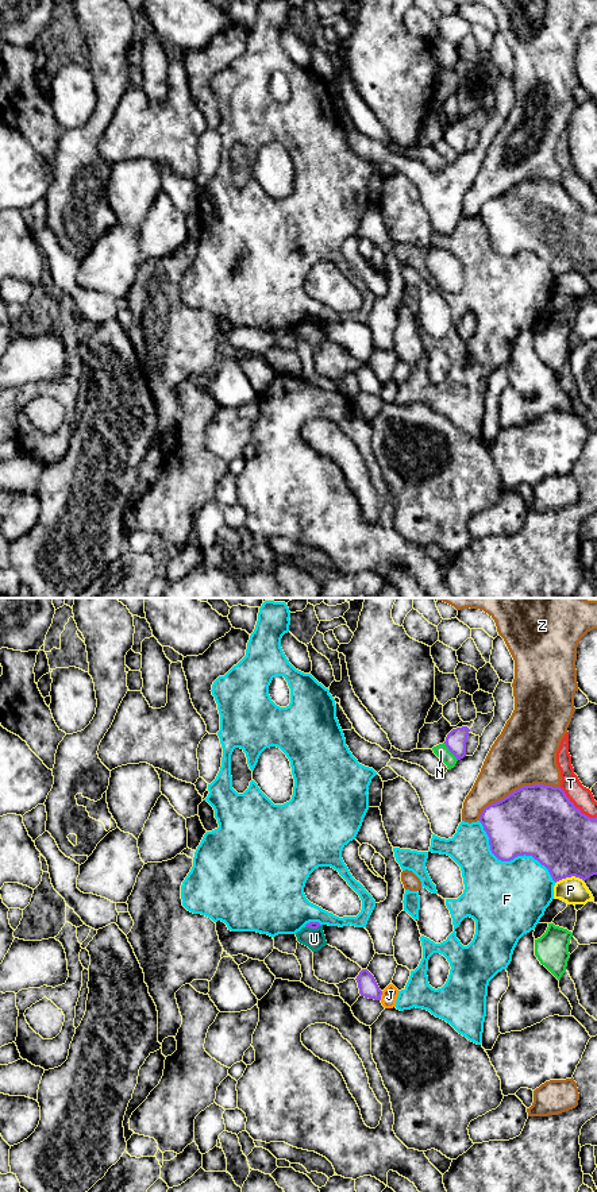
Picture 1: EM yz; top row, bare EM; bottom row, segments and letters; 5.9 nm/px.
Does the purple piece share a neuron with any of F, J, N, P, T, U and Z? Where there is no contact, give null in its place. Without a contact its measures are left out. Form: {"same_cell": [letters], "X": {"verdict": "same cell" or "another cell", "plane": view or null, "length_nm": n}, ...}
{"same_cell": [], "F": {"verdict": "another cell", "plane": "yz", "length_nm": 600}, "J": {"verdict": "another cell", "plane": "yz", "length_nm": 60}, "N": {"verdict": "another cell", "plane": "yz", "length_nm": 140}, "P": {"verdict": "another cell", "plane": "yz", "length_nm": 180}, "T": {"verdict": "another cell", "plane": "yz", "length_nm": 300}, "U": {"verdict": "another cell", "plane": "yz", "length_nm": 110}, "Z": {"verdict": "another cell", "plane": "yz", "length_nm": 500}}

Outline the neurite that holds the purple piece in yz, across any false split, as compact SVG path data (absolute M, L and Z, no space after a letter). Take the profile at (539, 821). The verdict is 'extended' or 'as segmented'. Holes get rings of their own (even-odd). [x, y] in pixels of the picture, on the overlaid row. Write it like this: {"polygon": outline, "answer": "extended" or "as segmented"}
{"polygon": "M523 786L485 807L479 822L489 837L492 853L501 861L532 856L548 869L555 883L571 876L585 882L597 875L597 817L582 814L561 787Z", "answer": "as segmented"}

